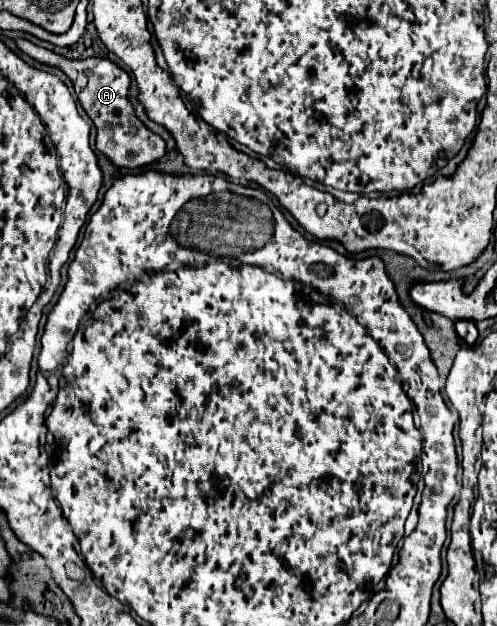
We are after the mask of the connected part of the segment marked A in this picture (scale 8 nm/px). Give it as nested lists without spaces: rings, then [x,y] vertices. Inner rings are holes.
[[[16,39],[16,45],[30,55],[32,59],[40,61],[40,63],[48,63],[54,67],[60,67],[70,81],[74,83],[76,95],[82,103],[82,107],[86,109],[86,113],[90,115],[90,119],[94,121],[96,129],[98,129],[98,137],[96,137],[96,147],[98,151],[102,151],[114,165],[118,167],[128,167],[128,169],[136,169],[142,165],[150,165],[152,161],[160,159],[166,153],[166,143],[160,135],[152,133],[134,113],[134,105],[128,97],[128,89],[130,89],[130,75],[120,69],[114,61],[110,59],[102,59],[102,57],[88,57],[88,59],[66,59],[50,49],[44,49],[40,45],[34,45],[28,39]]]

